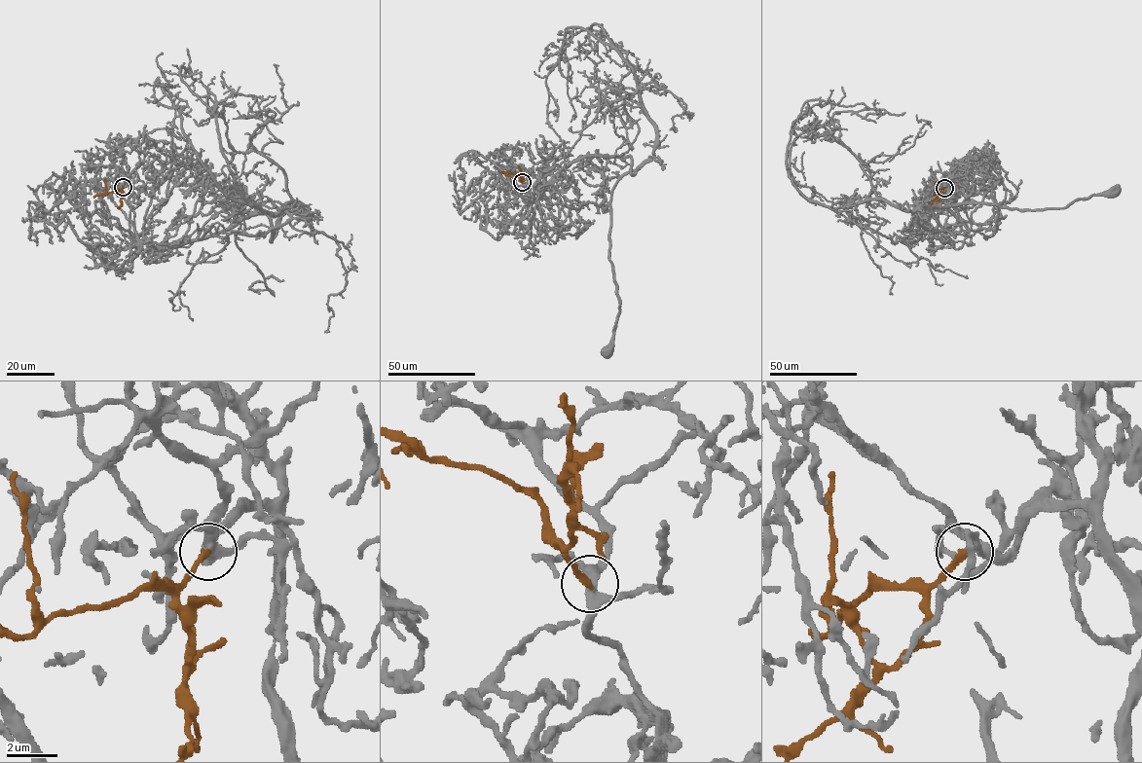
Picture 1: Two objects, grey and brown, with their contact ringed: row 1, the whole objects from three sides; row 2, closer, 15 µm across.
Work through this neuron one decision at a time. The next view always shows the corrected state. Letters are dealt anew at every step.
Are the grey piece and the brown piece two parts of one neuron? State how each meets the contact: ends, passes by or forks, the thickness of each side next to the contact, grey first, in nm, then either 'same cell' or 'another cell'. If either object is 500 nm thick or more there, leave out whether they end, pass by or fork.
grey forks there; brown ends there; 280 nm thick on the grey side, 240 nm on the other; same cell

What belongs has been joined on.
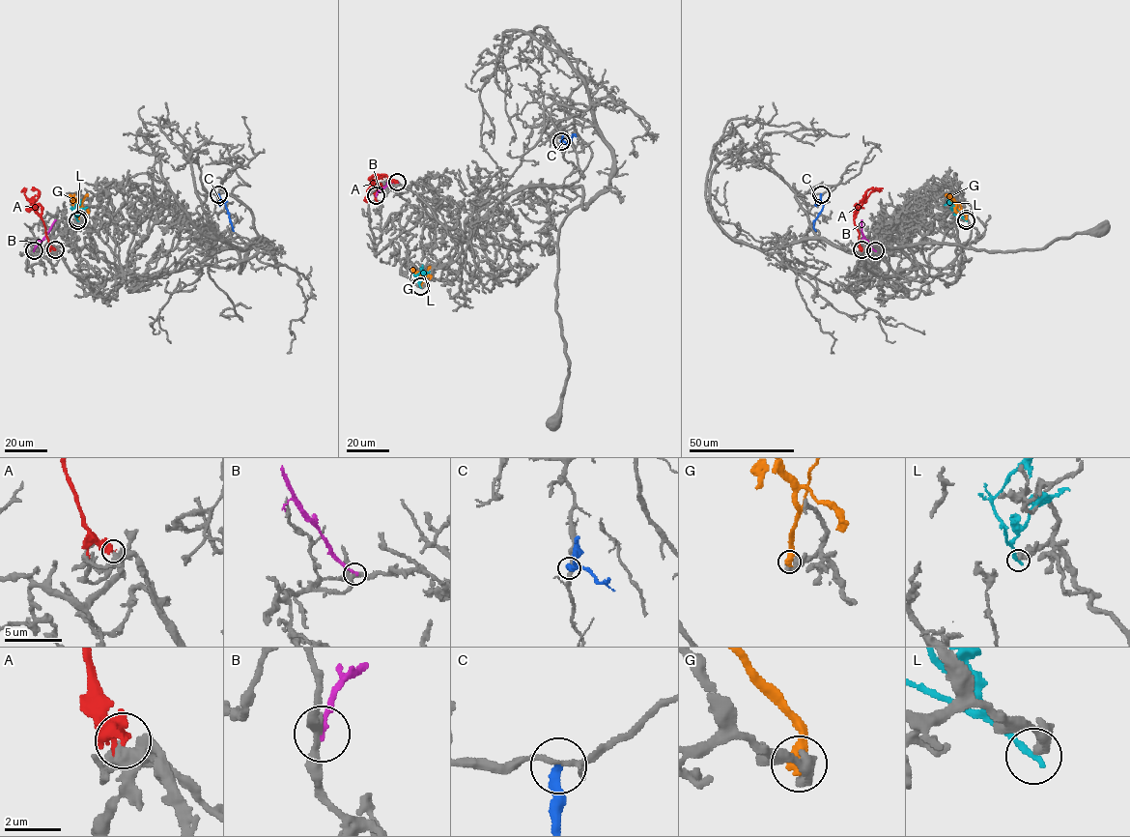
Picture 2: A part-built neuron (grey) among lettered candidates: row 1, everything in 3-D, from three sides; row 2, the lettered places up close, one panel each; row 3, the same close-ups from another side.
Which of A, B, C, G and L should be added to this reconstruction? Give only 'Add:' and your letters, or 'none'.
Add: none

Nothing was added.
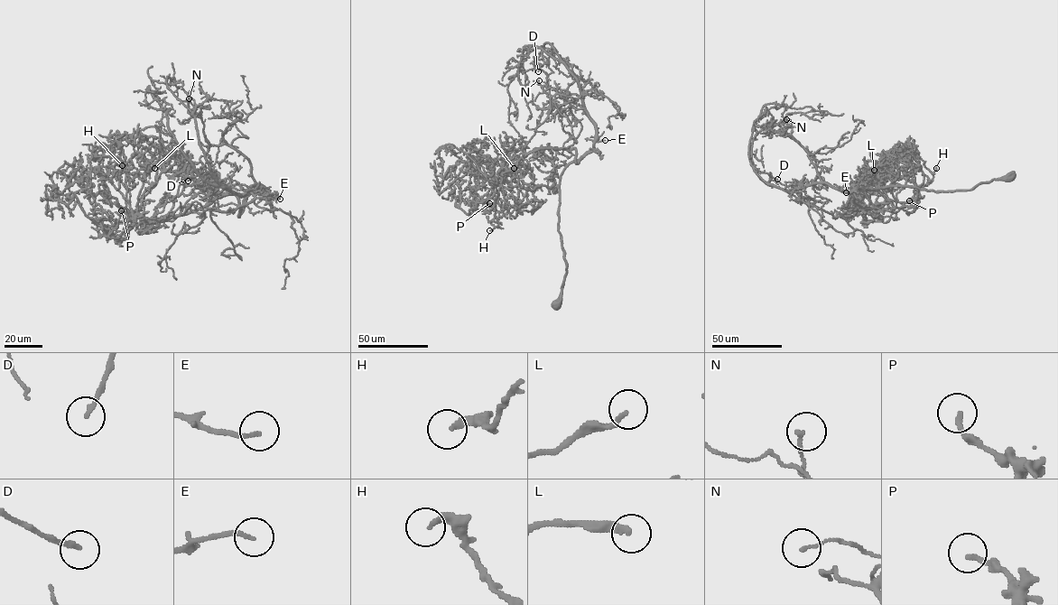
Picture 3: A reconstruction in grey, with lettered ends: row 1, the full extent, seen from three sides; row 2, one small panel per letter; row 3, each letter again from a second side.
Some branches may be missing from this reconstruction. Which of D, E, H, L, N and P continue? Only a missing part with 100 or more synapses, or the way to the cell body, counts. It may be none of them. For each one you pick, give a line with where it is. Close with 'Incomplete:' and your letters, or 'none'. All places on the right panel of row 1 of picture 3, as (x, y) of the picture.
L: place (874, 170)
Incomplete: L

